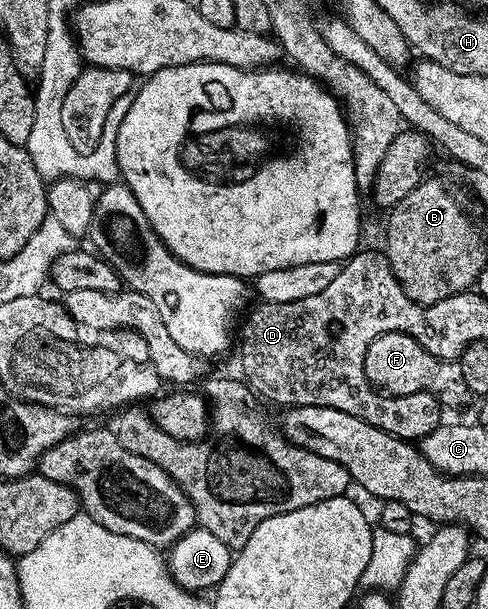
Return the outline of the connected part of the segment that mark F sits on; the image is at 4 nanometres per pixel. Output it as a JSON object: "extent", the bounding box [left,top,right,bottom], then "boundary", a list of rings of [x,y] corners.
{"extent":[365,332,470,410],"boundary":[[[390,332],[375,338],[366,351],[365,373],[373,387],[392,397],[428,392],[437,398],[445,410],[460,409],[470,400],[459,360],[440,360],[408,334]]]}

